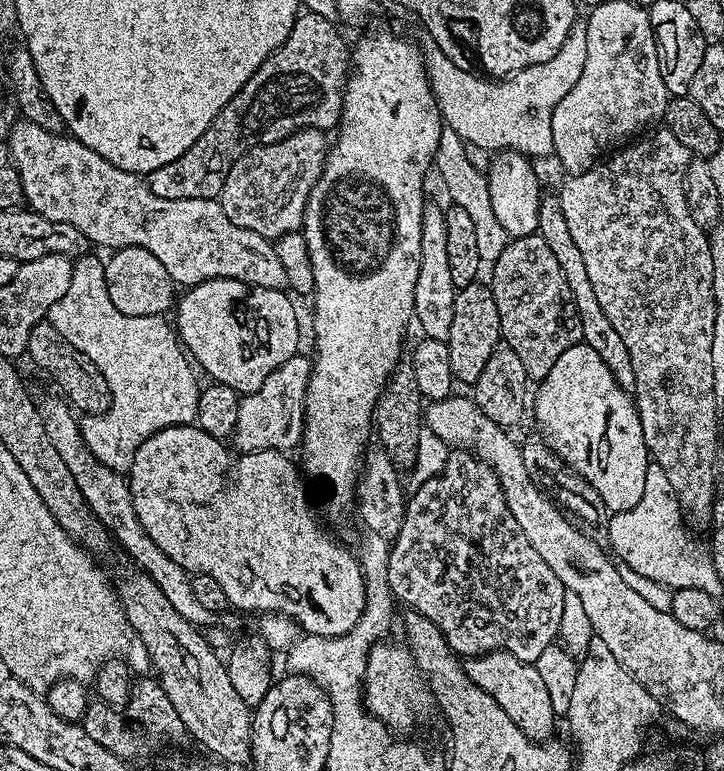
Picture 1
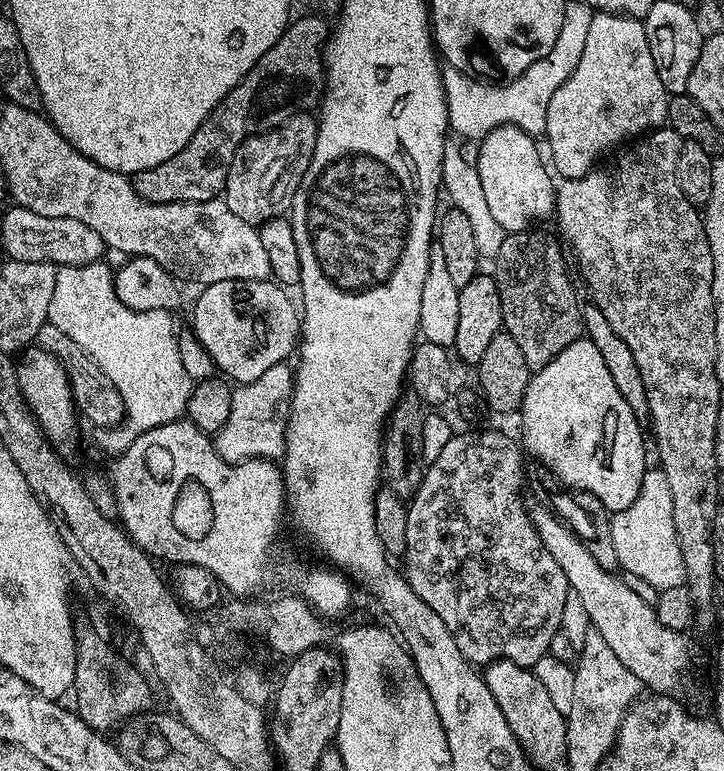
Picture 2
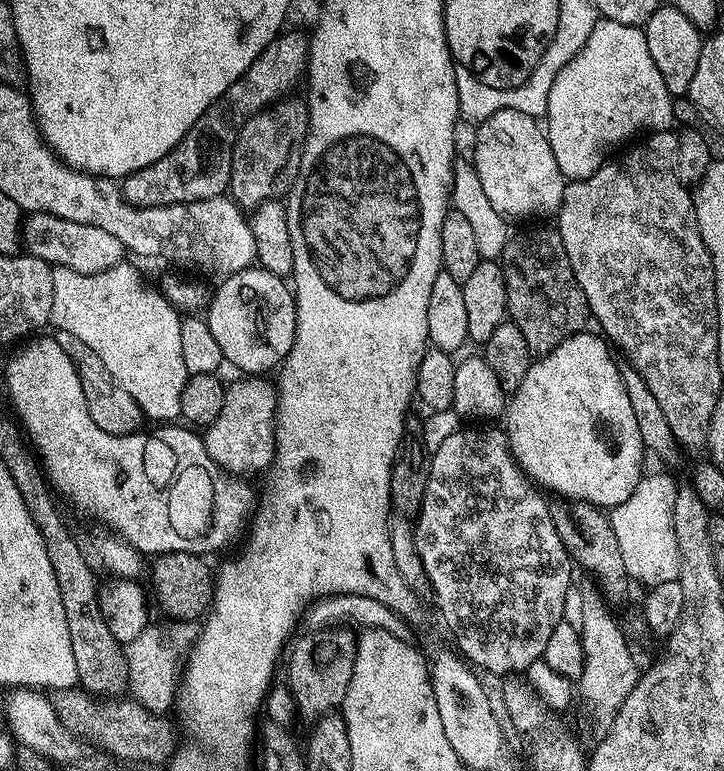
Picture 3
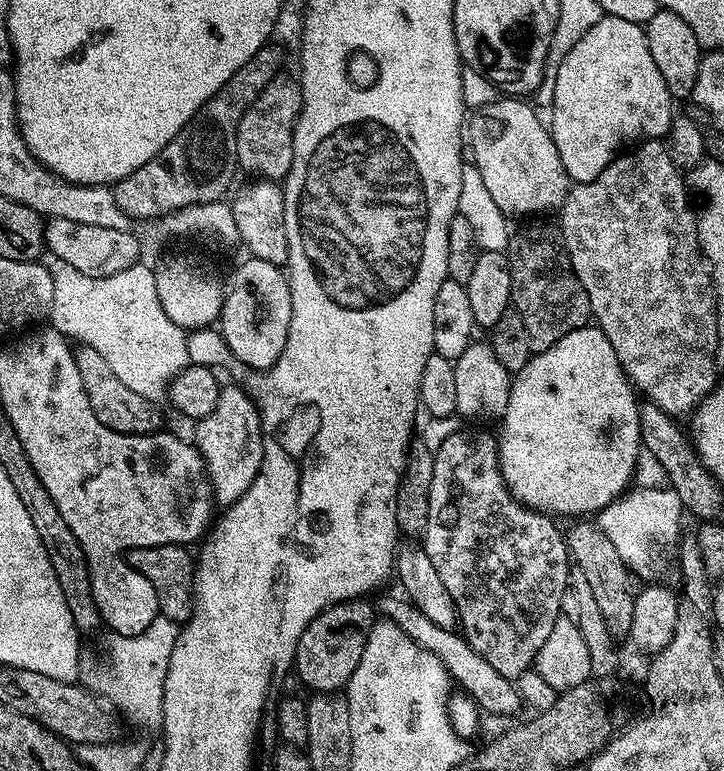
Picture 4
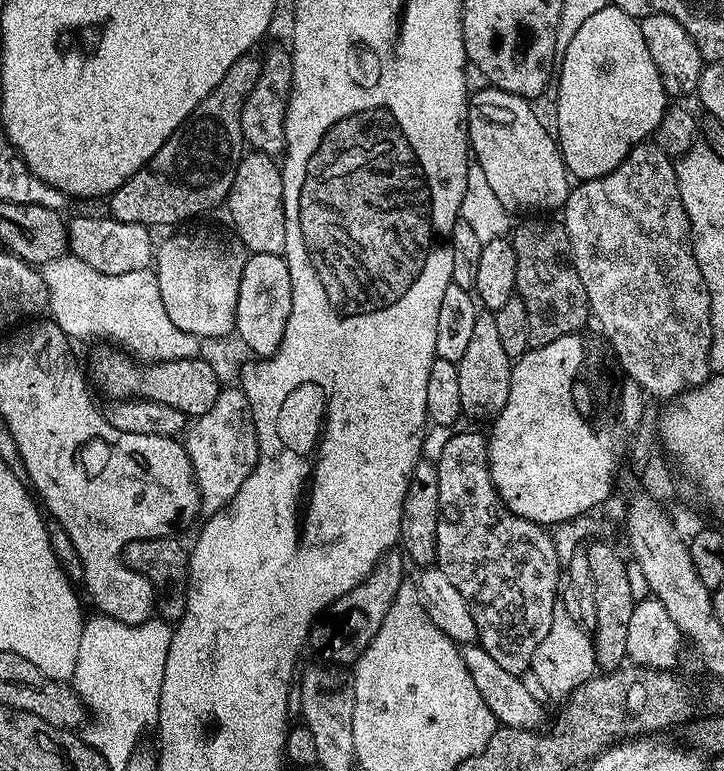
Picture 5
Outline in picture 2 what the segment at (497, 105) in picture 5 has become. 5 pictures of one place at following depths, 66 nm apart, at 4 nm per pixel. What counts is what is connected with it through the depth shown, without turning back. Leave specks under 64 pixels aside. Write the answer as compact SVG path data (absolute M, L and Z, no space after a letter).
M504 125L484 136L479 144L474 163L479 170L489 211L505 233L525 231L534 220L549 217L555 211L556 184L552 182L547 165L542 162L535 137L518 127Z

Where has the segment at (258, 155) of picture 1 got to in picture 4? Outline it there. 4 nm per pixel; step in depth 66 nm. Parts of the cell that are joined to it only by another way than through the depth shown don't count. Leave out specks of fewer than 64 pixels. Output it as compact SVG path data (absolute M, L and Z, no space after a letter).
M287 74L271 80L258 94L255 102L248 107L246 114L238 122L236 131L236 163L241 169L253 172L253 177L283 181L288 175L290 166L294 162L294 130L296 129L296 117L302 110L302 90L299 79L292 80Z

